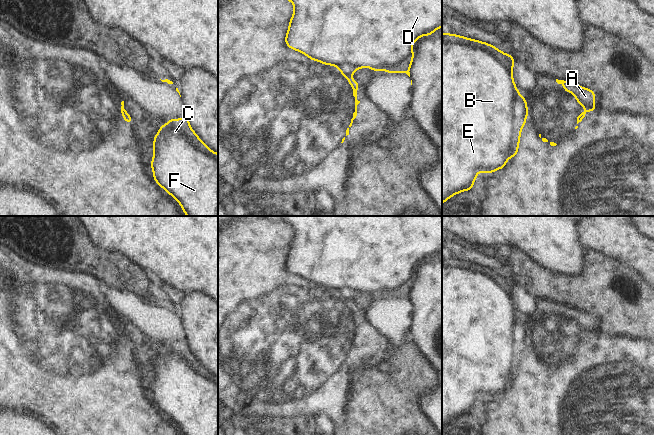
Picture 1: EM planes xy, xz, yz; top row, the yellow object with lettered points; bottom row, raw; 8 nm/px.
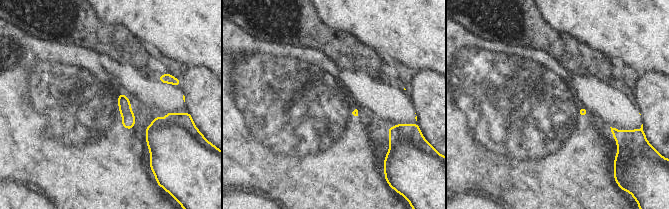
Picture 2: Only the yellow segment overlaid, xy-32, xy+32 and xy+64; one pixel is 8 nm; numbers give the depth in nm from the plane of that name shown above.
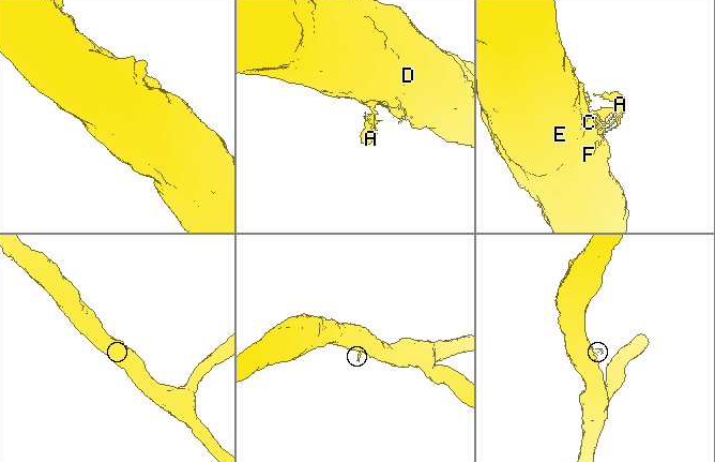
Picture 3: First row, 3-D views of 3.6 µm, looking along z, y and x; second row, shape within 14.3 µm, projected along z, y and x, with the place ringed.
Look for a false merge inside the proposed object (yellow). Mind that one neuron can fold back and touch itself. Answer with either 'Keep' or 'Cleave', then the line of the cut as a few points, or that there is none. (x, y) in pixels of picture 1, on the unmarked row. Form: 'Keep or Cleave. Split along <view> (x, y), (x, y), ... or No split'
Cleave. Split along xz (351, 299), (346, 301).

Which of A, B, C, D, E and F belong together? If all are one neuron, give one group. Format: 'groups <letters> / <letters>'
groups A / B C D E F

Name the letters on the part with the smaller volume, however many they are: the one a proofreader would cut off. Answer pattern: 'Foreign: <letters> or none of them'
Foreign: A.

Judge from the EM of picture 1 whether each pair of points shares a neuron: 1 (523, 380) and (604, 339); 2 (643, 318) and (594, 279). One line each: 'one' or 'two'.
1: one
2: one

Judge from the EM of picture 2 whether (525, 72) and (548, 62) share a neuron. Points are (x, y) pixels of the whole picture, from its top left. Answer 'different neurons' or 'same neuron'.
same neuron

